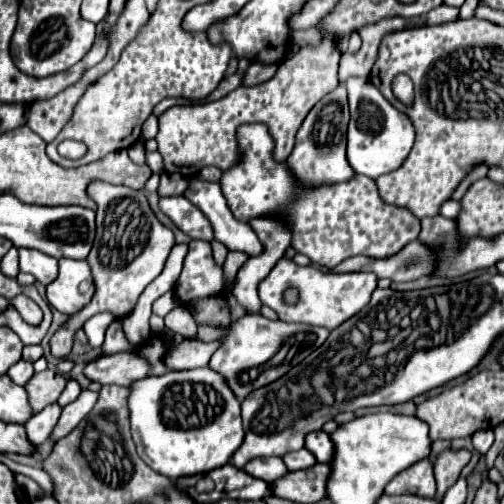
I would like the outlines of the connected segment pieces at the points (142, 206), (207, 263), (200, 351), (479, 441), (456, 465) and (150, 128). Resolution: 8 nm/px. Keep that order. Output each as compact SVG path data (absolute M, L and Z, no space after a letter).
M93 180L87 188L87 194L97 202L97 236L87 256L95 282L95 294L85 308L69 316L69 320L53 334L49 346L51 354L57 358L65 358L71 352L77 330L81 330L91 316L99 312L109 312L117 320L129 316L147 284L151 284L161 274L175 244L173 232L155 218L141 190Z
M191 240L183 272L175 284L175 298L181 306L191 306L191 300L223 298L229 300L237 278L227 280L223 266L213 258L211 244L205 240Z
M183 340L179 346L167 352L165 362L169 370L189 370L189 368L199 368L207 366L215 348L219 342L193 342L193 340Z
M479 430L473 434L473 446L481 454L485 454L493 444L493 430Z
M449 450L445 456L435 460L435 480L437 480L437 498L443 498L445 492L457 482L463 466L469 462L471 452L467 450Z
M151 114L151 116L145 120L145 124L143 124L143 130L141 130L141 138L147 142L147 140L151 140L151 138L155 138L155 136L157 136L157 130L159 130L159 124L157 124L157 116L155 116L155 114Z

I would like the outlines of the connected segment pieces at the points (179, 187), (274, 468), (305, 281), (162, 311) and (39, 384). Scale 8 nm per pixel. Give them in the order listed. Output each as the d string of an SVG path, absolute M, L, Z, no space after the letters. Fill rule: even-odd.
M163 172L161 174L161 184L159 184L159 196L175 196L175 194L183 194L187 190L189 180L177 174L169 174Z
M281 458L253 460L253 464L249 464L249 468L243 468L243 470L245 470L245 472L249 472L251 476L257 476L257 478L261 478L261 480L267 480L267 482L281 480L281 478L289 472Z
M281 258L273 270L259 282L259 298L265 306L273 308L283 322L301 322L313 326L325 326L329 330L341 326L345 320L355 316L371 298L371 292L377 288L377 276L369 274L333 274L323 272L317 266L299 266L293 260ZM295 288L299 292L299 300L295 304L287 304L283 300L285 290Z
M167 292L153 304L153 314L157 316L167 316L173 308L177 306L177 300L173 300L173 292Z
M45 370L35 374L27 384L25 390L29 394L29 402L33 404L35 414L45 408L45 404L51 404L53 400L59 398L59 394L63 392L67 380L63 374L55 372L55 370Z

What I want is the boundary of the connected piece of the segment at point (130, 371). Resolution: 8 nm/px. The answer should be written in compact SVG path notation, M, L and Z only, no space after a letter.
M121 352L111 356L103 354L87 364L85 376L99 384L129 386L133 380L149 376L151 368L153 366L137 352Z

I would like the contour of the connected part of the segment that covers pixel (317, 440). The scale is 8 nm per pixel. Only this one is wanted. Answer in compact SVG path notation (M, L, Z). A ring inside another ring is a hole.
M317 430L317 432L311 432L307 438L305 438L305 448L309 448L317 462L325 462L325 464L331 464L333 456L335 456L335 444L331 440L331 436L323 430Z

